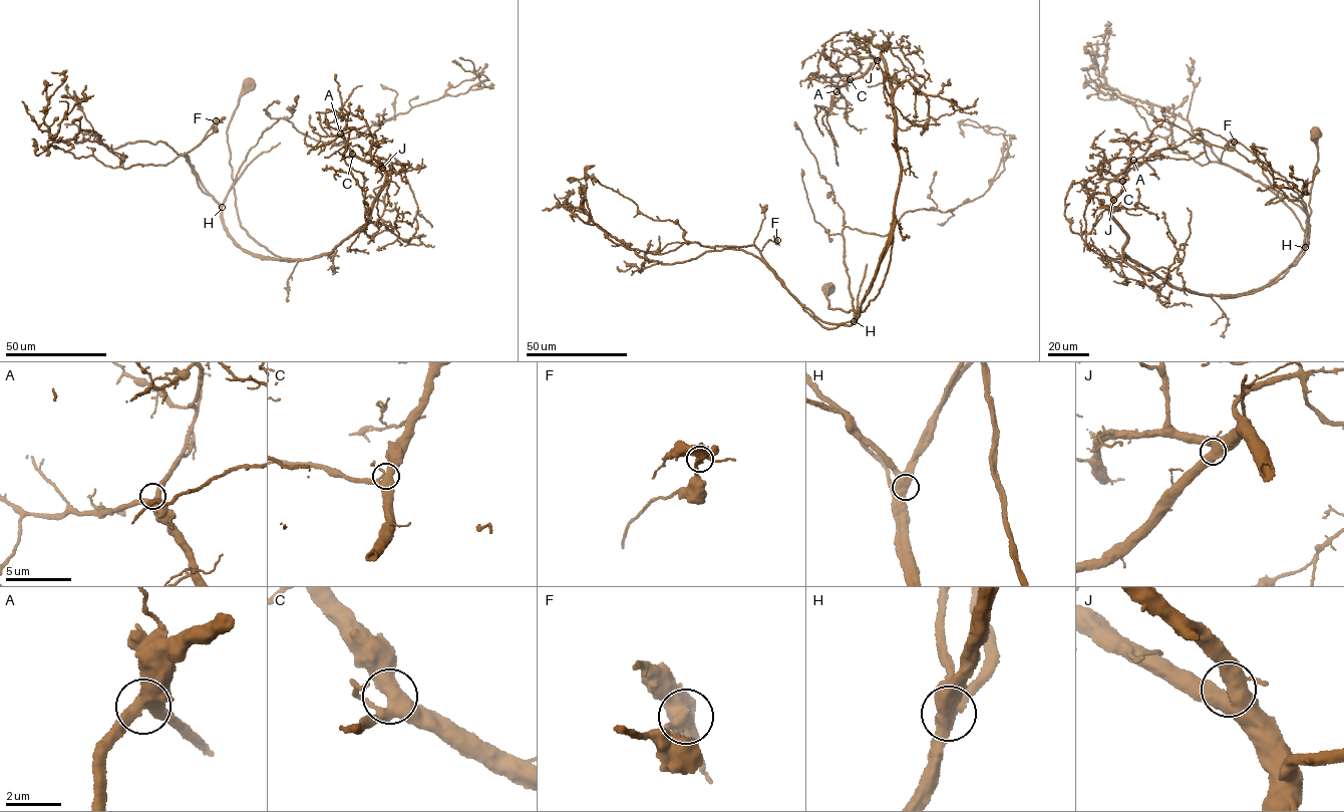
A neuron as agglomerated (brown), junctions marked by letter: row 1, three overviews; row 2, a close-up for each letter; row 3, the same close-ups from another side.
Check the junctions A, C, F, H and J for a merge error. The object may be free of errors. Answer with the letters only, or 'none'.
H

